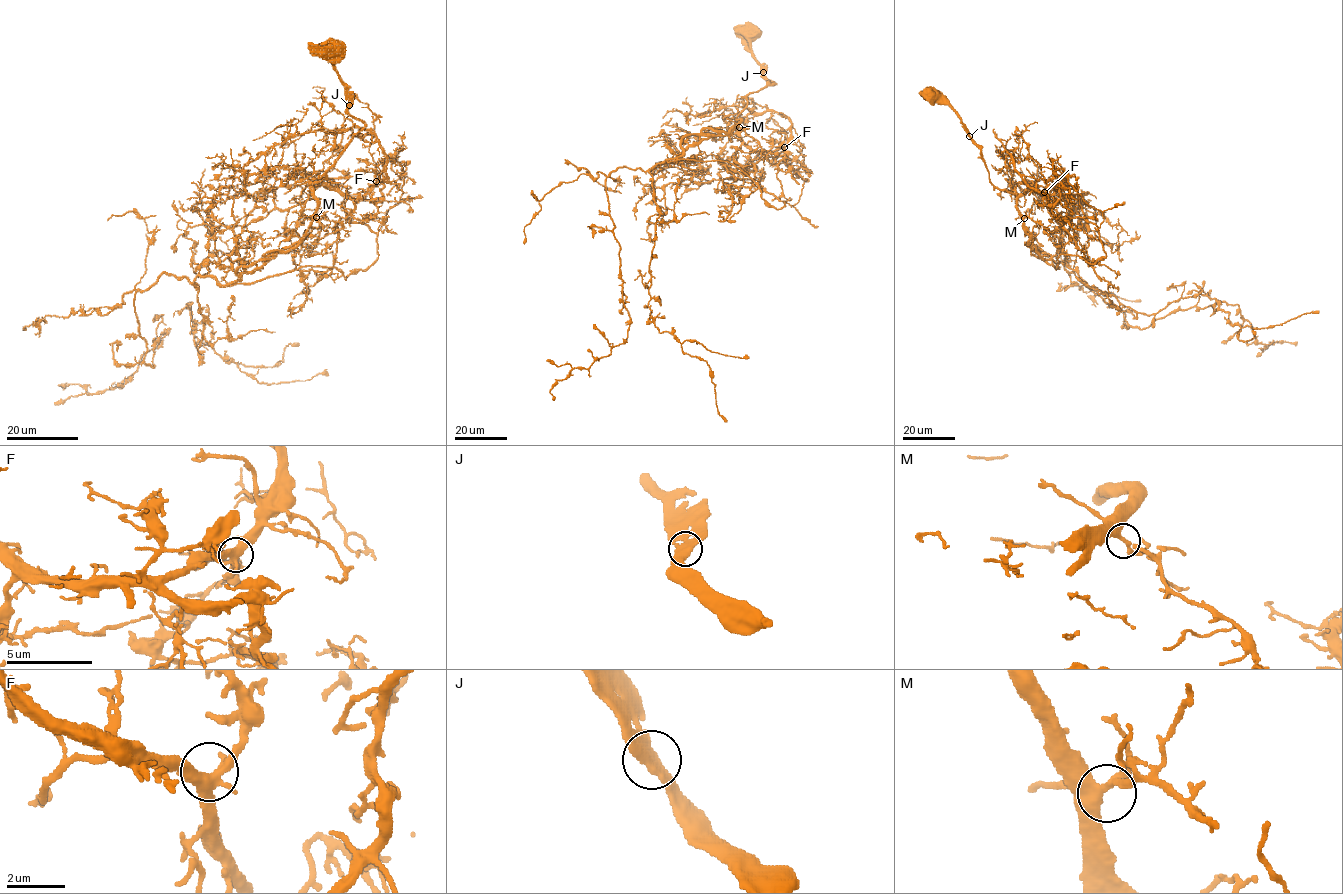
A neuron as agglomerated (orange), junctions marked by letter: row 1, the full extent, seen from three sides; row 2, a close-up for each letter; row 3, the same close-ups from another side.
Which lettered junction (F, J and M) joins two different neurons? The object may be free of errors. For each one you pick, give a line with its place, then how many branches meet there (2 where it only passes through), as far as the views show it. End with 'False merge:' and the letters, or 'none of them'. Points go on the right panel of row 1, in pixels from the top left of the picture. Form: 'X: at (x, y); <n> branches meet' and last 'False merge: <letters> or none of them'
False merge: none of them

